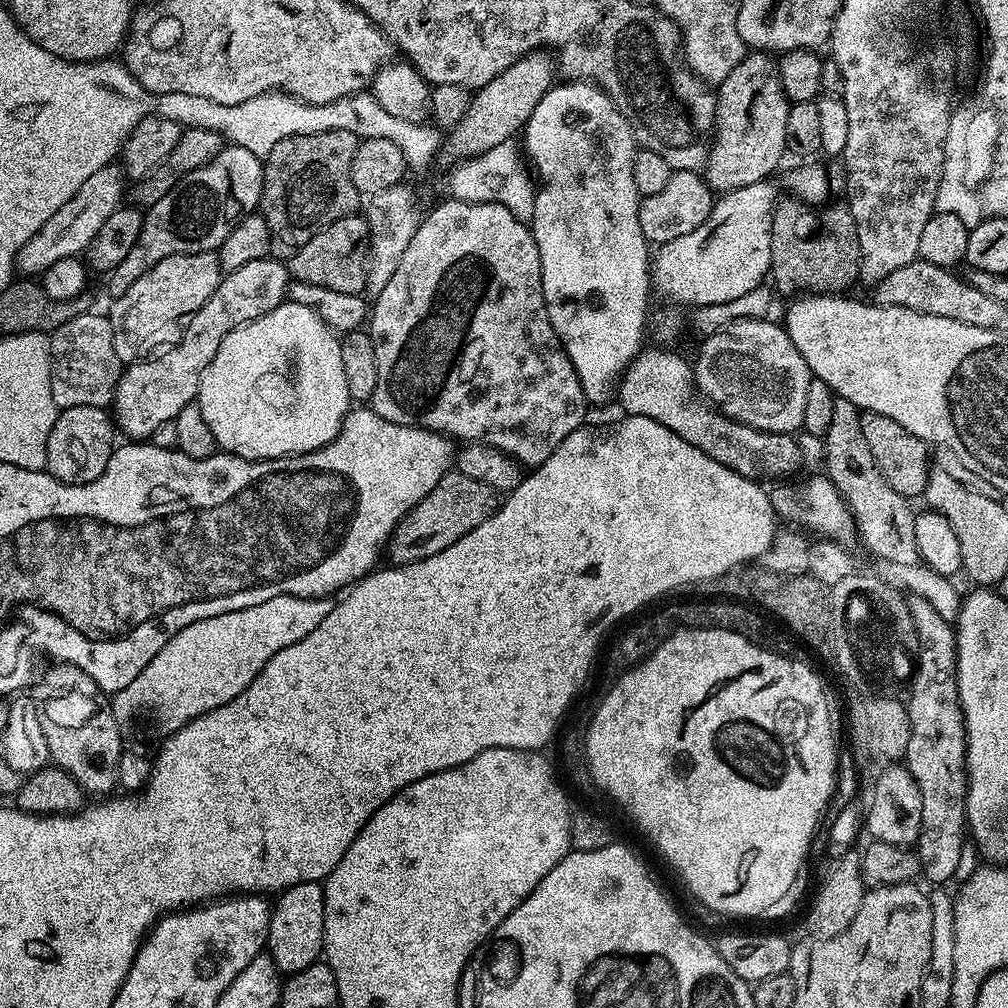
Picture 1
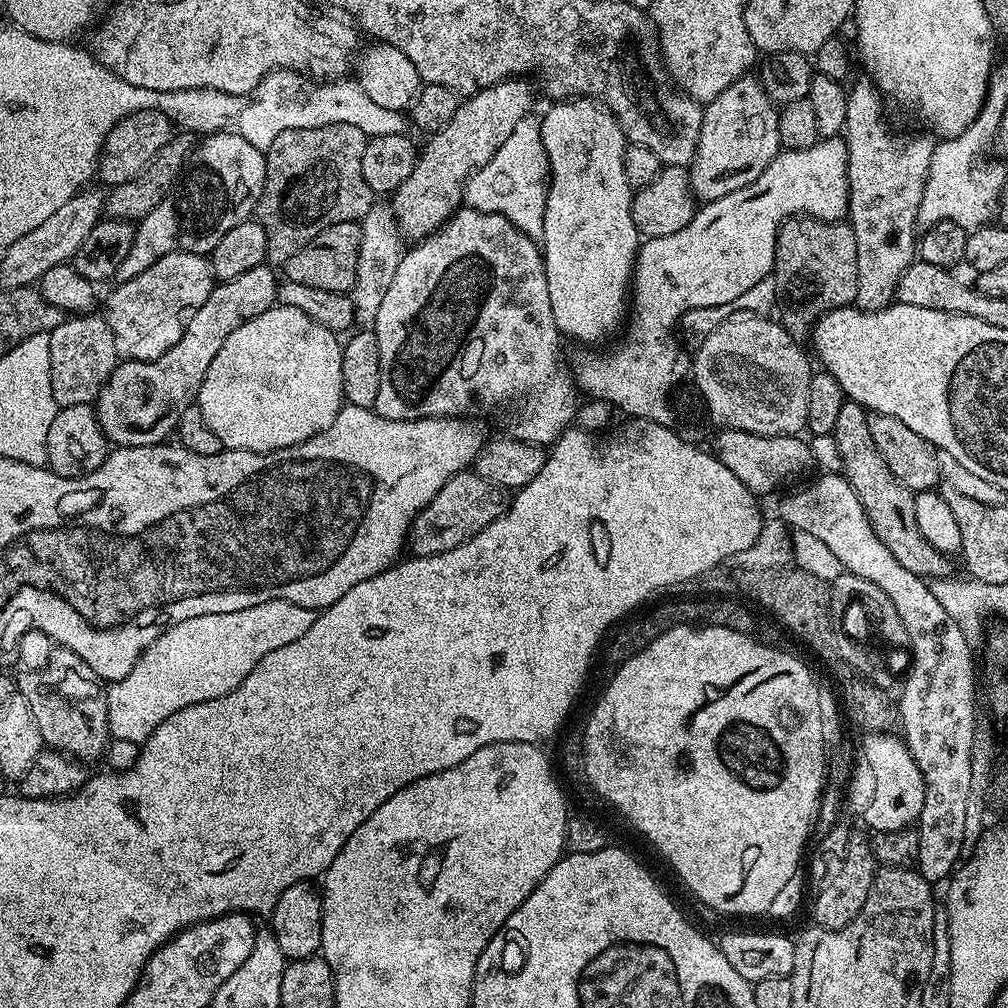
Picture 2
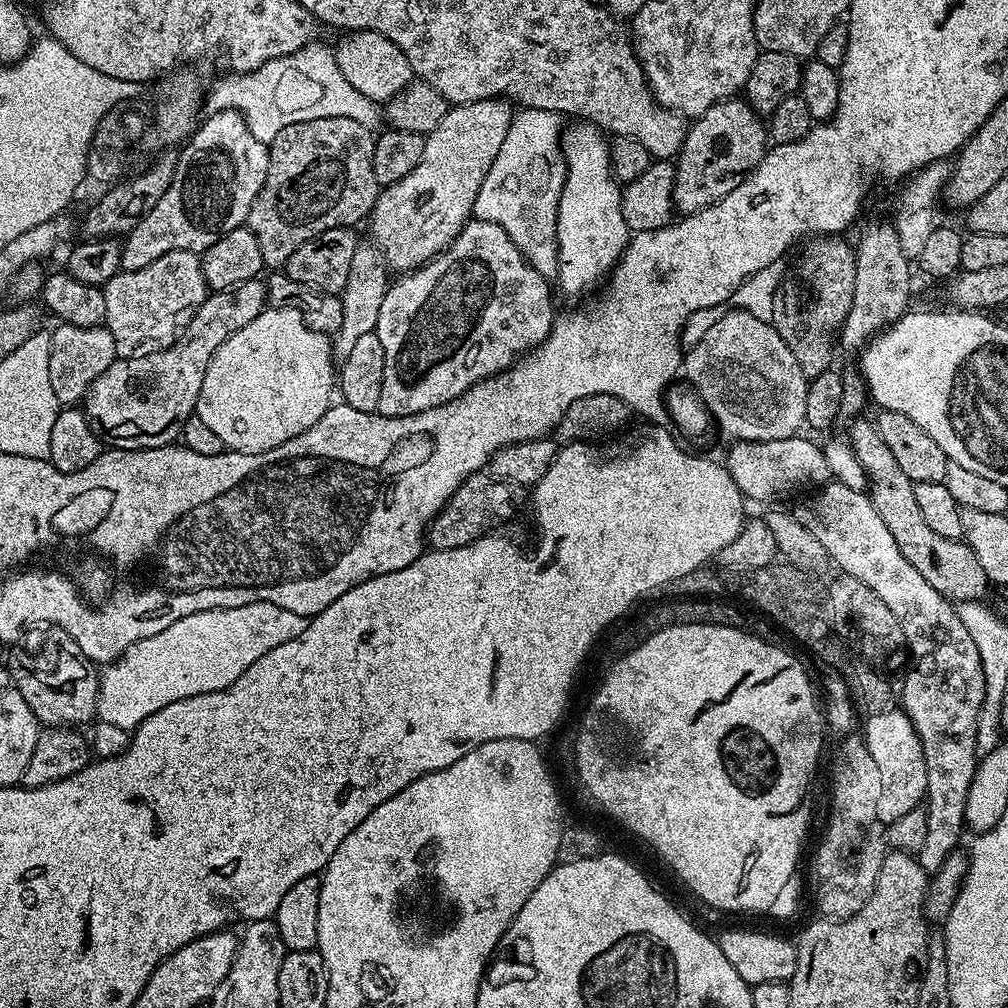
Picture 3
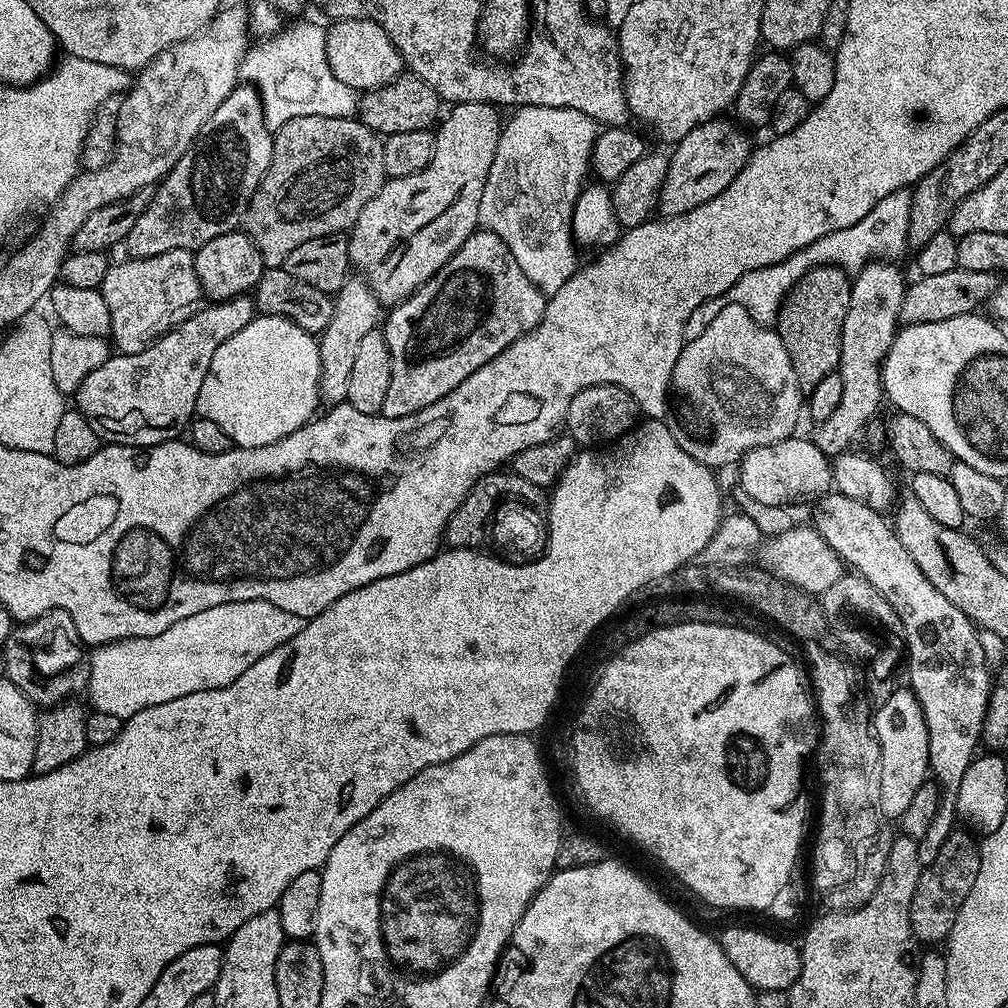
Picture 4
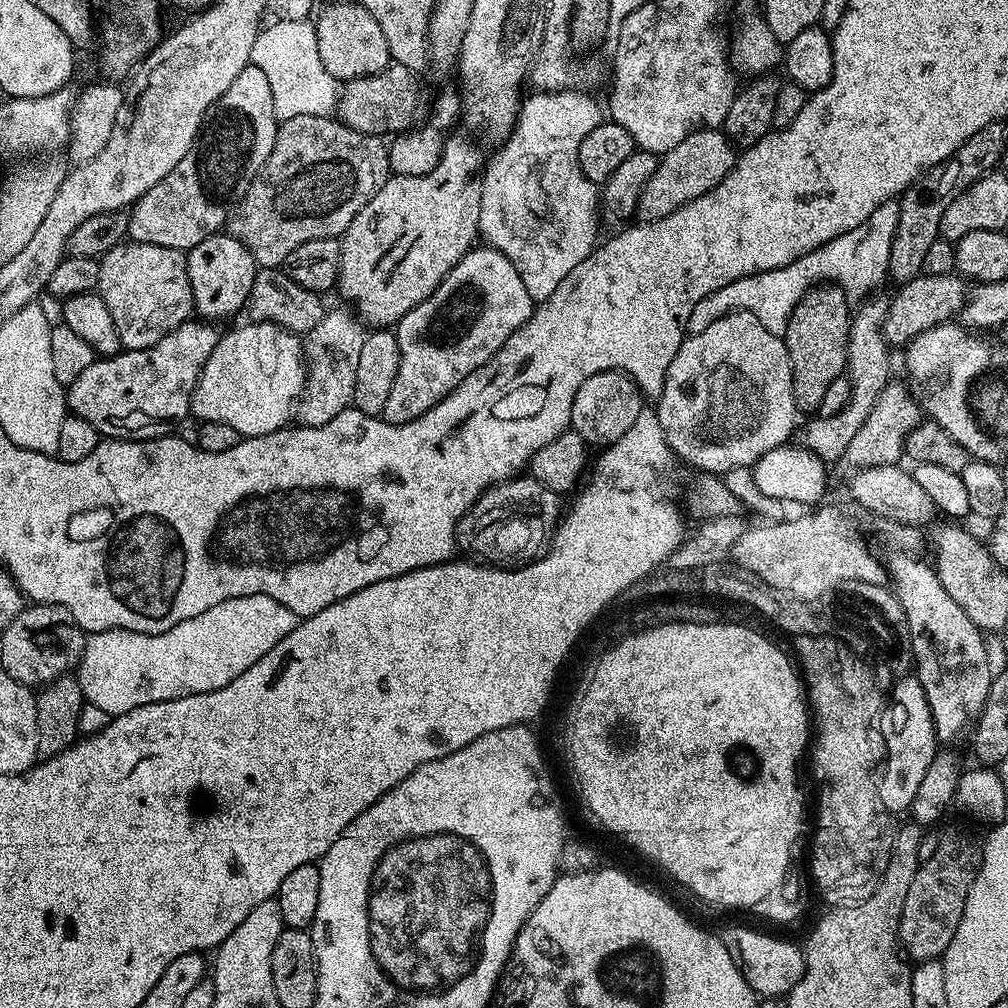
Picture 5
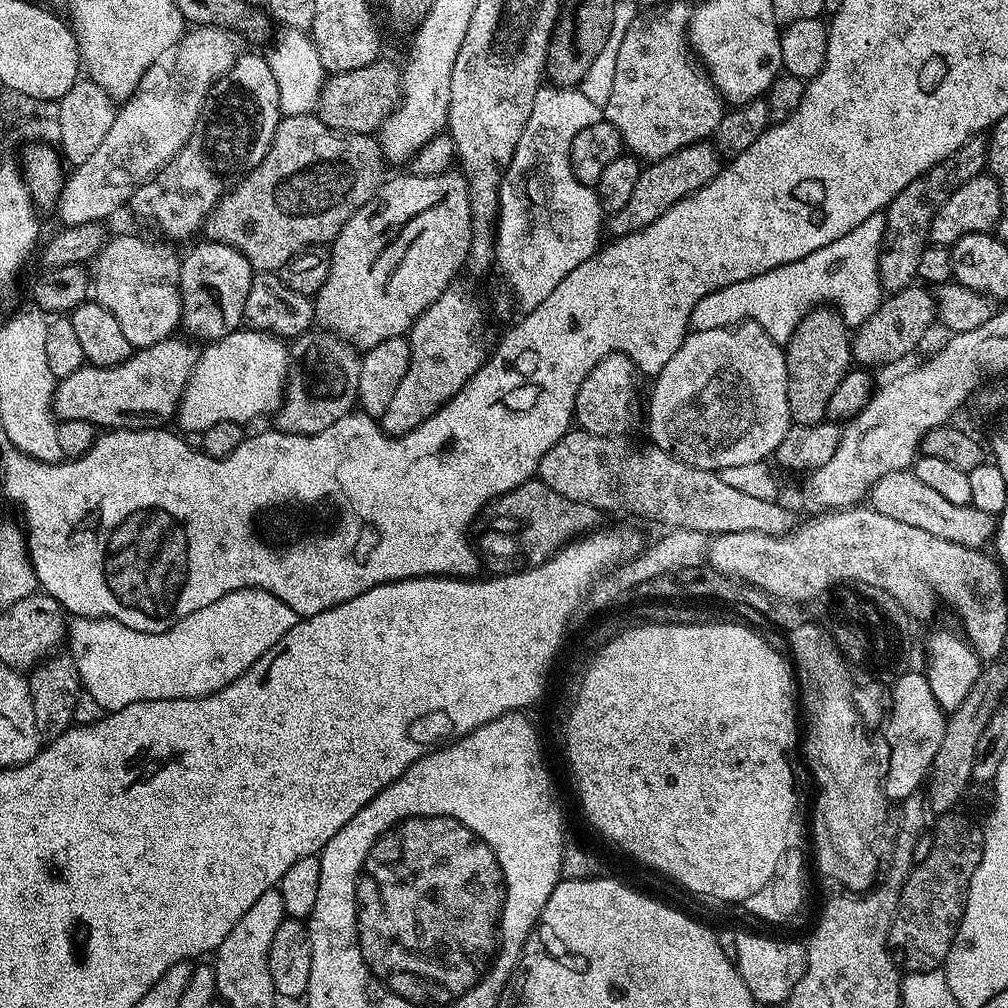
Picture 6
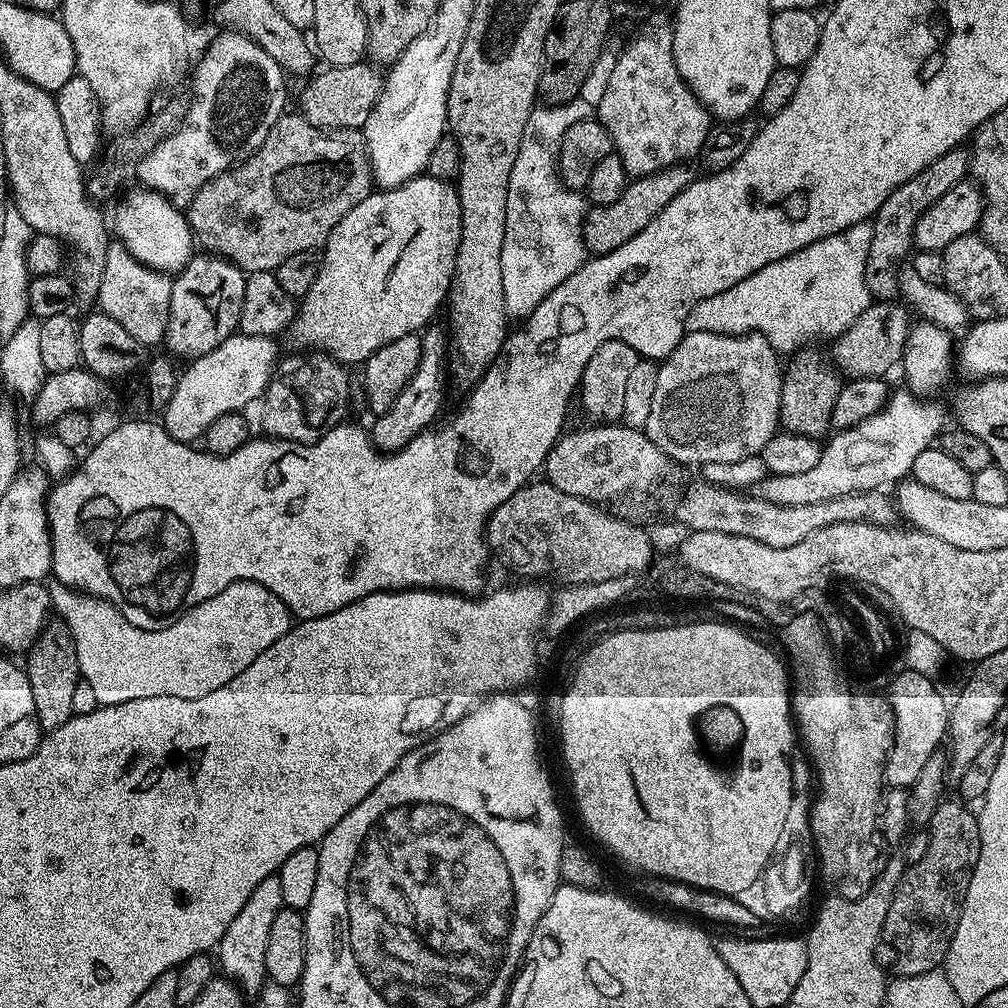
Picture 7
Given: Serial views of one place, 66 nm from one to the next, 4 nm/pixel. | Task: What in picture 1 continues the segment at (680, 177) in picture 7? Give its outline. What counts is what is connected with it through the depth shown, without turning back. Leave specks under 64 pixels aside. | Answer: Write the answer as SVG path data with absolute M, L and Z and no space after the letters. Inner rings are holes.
M749 51L730 70L730 74L718 85L716 101L716 126L712 147L708 150L706 179L708 187L717 193L733 192L735 188L750 186L759 180L769 179L772 171L780 164L780 159L786 156L786 118L790 101L782 90L780 70L777 61L767 52Z

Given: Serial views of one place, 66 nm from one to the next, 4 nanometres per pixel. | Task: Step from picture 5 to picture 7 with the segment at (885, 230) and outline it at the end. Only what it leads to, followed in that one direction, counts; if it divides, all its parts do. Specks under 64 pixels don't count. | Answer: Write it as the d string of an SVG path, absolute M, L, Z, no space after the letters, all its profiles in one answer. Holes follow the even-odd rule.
M855 224L830 238L822 238L770 266L762 266L738 286L722 290L716 300L708 298L708 310L728 308L729 336L756 332L765 336L778 353L795 354L801 348L820 342L823 336L841 336L873 303L866 286L866 258L870 254L872 225Z

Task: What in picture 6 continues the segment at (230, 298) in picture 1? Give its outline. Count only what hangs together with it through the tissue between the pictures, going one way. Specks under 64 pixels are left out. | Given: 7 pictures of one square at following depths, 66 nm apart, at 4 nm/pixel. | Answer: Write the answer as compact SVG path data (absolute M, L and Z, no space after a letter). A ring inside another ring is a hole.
M169 338L154 346L146 346L133 351L132 357L126 362L115 364L109 368L99 368L93 364L85 363L84 367L74 370L74 374L59 377L55 381L56 389L52 395L52 410L57 421L90 422L100 430L163 428L171 425L175 421L180 399L186 390L186 382L190 382L190 374L201 353L201 349L191 339L176 339Z

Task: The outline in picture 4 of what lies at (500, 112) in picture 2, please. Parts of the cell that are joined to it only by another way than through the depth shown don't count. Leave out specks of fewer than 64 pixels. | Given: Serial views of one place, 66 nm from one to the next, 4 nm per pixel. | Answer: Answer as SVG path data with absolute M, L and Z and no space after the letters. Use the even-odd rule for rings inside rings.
M453 104L448 117L439 121L434 135L434 158L430 158L427 166L418 174L410 174L406 178L388 178L384 185L362 206L362 214L352 223L347 233L350 246L352 268L361 268L363 279L368 281L370 290L380 299L381 305L391 306L402 303L407 296L414 294L477 231L480 223L480 203L482 190L486 186L486 178L490 174L490 166L494 166L494 158L500 141L502 116L490 104Z

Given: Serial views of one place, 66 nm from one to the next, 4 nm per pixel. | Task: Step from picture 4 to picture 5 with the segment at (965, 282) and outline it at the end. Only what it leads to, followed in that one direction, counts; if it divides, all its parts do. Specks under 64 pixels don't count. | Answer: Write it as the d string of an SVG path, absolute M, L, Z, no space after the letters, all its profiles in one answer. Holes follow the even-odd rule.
M923 274L915 276L910 282L899 285L895 289L896 293L891 293L884 319L884 340L890 346L908 345L918 334L922 334L931 328L937 328L940 324L949 323L954 317L959 315L964 305L964 299L967 298L969 289L965 281L959 275L950 276L925 276Z

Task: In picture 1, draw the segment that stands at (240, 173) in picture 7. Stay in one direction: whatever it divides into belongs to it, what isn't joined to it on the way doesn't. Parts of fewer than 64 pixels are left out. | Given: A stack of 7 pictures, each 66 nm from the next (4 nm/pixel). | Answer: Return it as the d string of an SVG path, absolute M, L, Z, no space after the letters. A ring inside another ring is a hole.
M326 130L318 134L302 134L282 138L274 150L263 161L264 185L260 191L259 211L266 218L266 226L270 226L270 253L275 259L288 261L295 252L302 250L318 230L330 226L343 216L351 216L362 204L362 194L354 186L350 176L350 164L354 158L354 150L358 150L361 139L350 134L350 130Z

